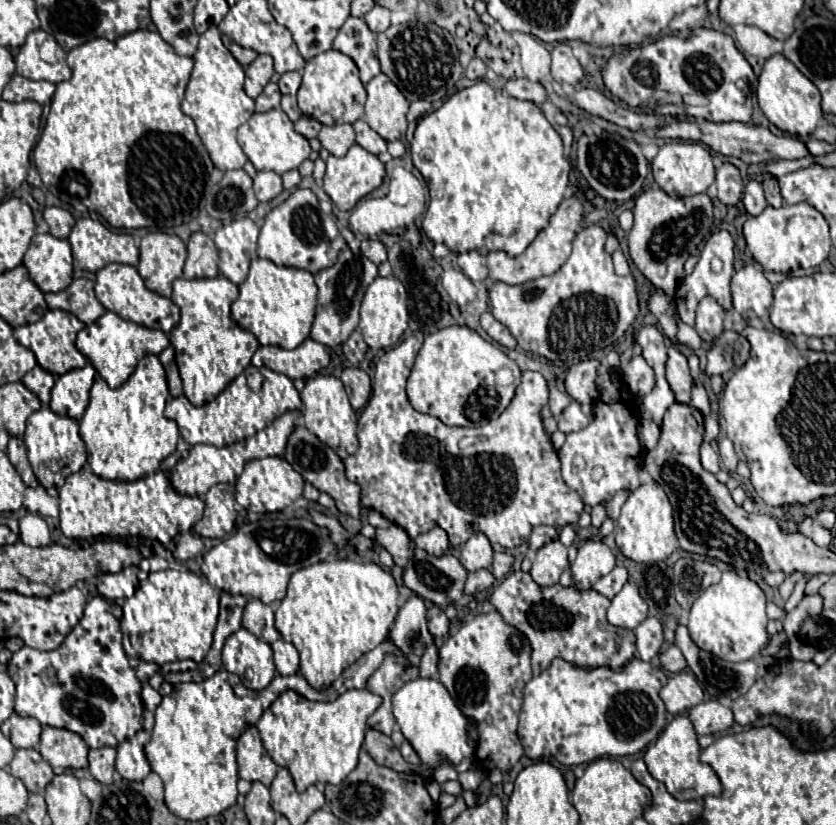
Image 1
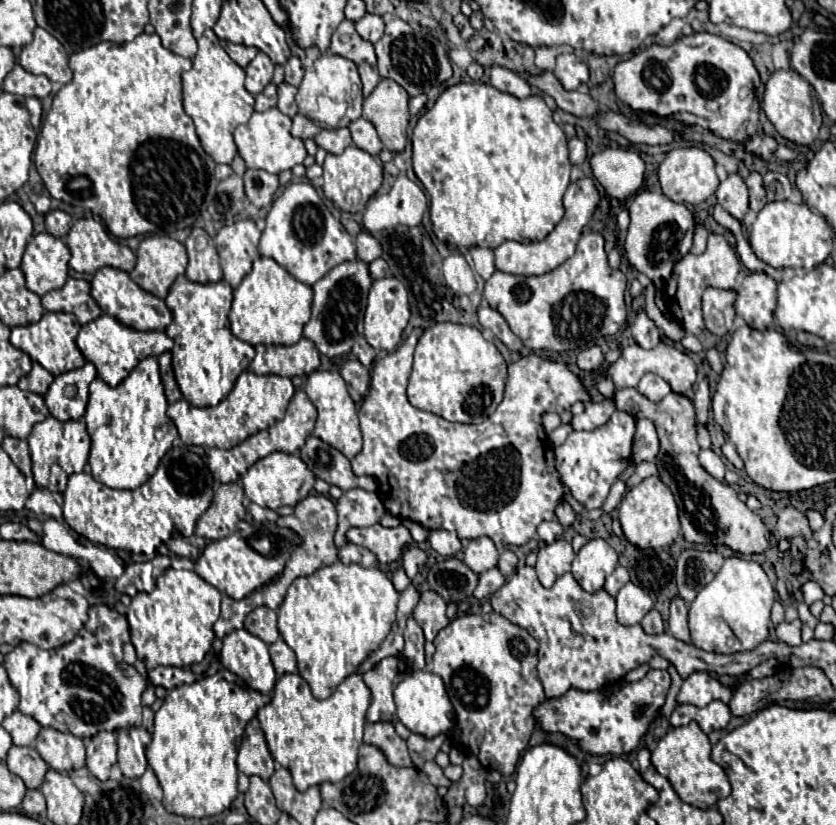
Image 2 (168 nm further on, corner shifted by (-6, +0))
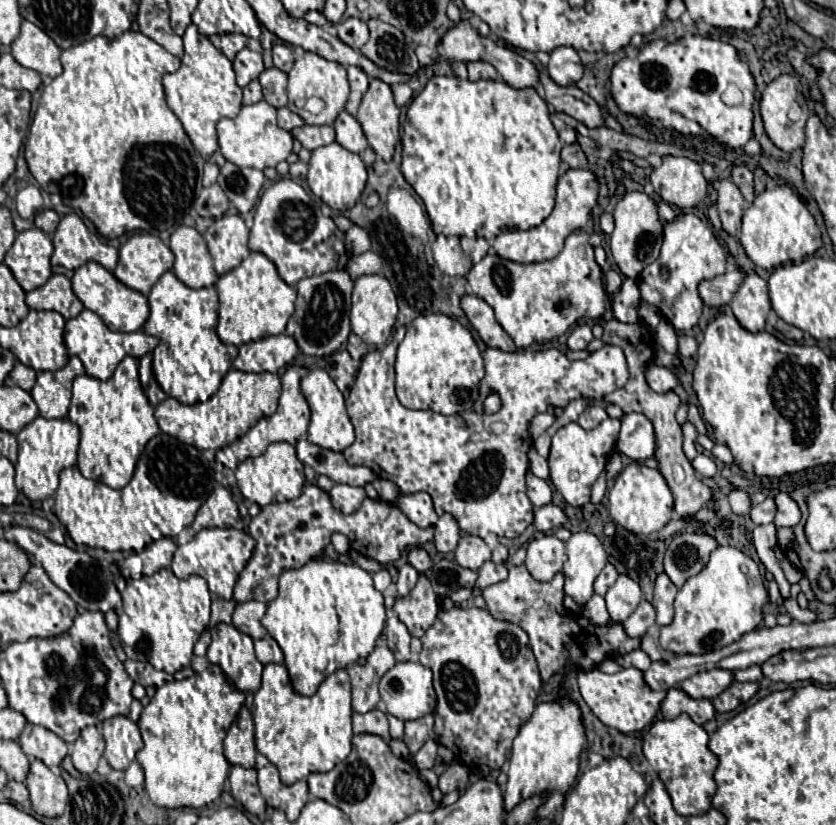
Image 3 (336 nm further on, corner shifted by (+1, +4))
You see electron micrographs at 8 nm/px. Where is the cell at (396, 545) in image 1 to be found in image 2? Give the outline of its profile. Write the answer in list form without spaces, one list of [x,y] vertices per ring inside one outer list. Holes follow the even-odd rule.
[[[412,545],[404,551],[402,555],[402,567],[406,571],[406,575],[410,579],[414,579],[414,575],[420,571],[420,567],[426,563],[426,553],[418,547],[418,545]]]

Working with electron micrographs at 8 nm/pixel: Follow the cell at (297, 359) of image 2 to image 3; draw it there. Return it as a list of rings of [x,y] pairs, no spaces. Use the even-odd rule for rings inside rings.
[[[271,335],[241,345],[239,355],[233,361],[233,369],[253,373],[277,373],[277,369],[289,365],[297,353],[299,347],[295,339],[291,339],[289,335]]]

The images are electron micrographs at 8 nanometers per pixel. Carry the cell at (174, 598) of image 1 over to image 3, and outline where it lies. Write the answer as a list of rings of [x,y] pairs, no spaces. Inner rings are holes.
[[[163,569],[151,577],[127,581],[121,596],[123,612],[119,616],[117,633],[125,655],[133,661],[151,663],[155,669],[167,673],[189,667],[193,645],[197,643],[201,631],[209,625],[211,595],[207,581],[199,575],[177,579],[171,569]]]

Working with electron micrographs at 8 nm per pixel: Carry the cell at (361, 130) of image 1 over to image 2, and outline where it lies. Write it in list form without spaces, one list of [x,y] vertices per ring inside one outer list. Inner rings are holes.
[[[356,119],[348,125],[350,133],[352,133],[352,141],[356,147],[368,151],[370,155],[378,155],[382,151],[382,141],[374,129],[374,125],[366,119]]]

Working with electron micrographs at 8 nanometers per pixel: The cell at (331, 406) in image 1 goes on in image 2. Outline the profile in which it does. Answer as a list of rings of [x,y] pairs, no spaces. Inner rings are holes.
[[[314,371],[308,377],[304,391],[306,391],[308,399],[314,403],[314,407],[318,409],[318,419],[316,419],[312,435],[320,437],[324,443],[342,451],[348,459],[356,457],[362,451],[362,431],[360,431],[360,425],[358,425],[356,405],[350,399],[348,389],[346,389],[346,381],[340,377],[340,373],[336,373],[336,371]]]

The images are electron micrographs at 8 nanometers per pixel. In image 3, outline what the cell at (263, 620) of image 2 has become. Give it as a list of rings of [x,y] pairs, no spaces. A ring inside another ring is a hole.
[[[261,601],[239,603],[233,613],[233,625],[239,631],[243,631],[245,635],[249,635],[251,639],[263,639],[267,635],[265,627],[261,625],[265,609],[267,609],[267,605]]]

